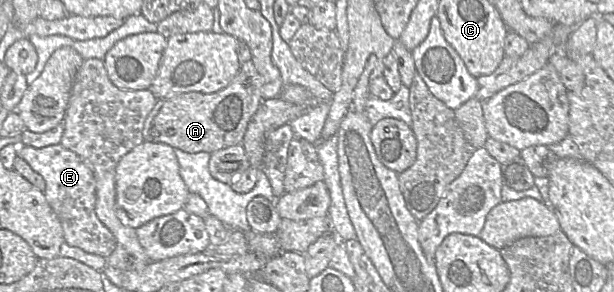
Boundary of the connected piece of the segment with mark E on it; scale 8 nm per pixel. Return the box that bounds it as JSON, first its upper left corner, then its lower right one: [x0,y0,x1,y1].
[17,144,116,257]

